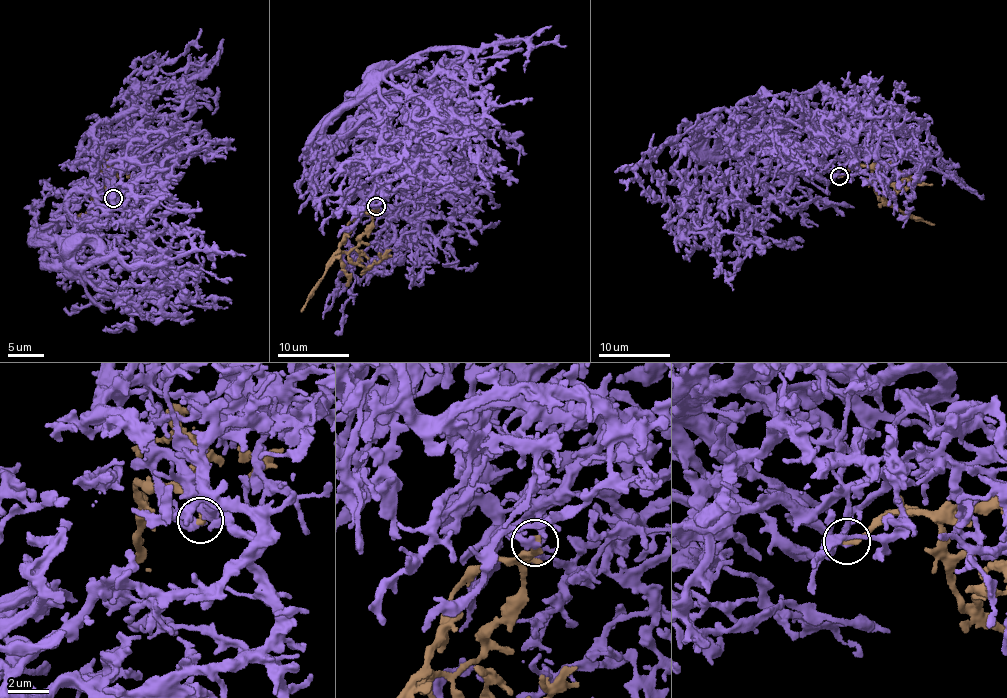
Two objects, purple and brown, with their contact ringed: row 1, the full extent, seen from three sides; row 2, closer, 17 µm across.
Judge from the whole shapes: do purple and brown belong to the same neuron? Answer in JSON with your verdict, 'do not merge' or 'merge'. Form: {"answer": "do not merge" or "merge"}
{"answer": "merge"}

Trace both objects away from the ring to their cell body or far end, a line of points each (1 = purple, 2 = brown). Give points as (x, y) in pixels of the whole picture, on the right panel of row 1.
1: (838, 175), (851, 155), (783, 171), (792, 158), (667, 144), (662, 191), (684, 175), (691, 191), (662, 226)
2: (838, 175), (853, 165), (868, 168), (876, 196), (906, 214), (934, 224)

